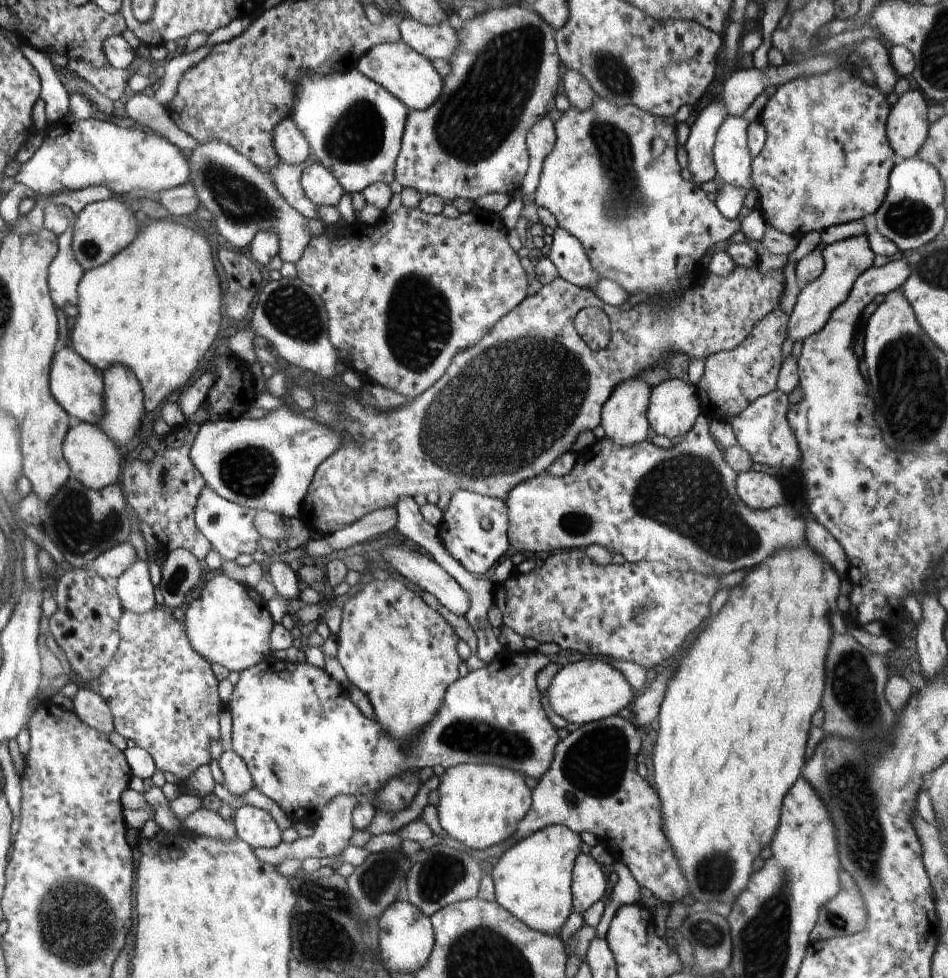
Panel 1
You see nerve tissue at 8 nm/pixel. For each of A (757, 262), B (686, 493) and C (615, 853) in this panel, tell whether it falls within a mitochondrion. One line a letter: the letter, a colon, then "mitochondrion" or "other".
A: other
B: mitochondrion
C: other

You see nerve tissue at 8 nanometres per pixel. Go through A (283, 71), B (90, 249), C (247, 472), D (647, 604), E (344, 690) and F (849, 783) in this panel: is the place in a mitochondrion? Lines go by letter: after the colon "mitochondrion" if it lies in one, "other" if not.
A: other
B: mitochondrion
C: mitochondrion
D: mitochondrion
E: other
F: mitochondrion

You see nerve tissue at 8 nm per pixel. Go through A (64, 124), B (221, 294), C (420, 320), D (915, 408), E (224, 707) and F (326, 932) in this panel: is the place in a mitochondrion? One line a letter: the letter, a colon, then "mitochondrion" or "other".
A: other
B: other
C: mitochondrion
D: mitochondrion
E: other
F: mitochondrion

